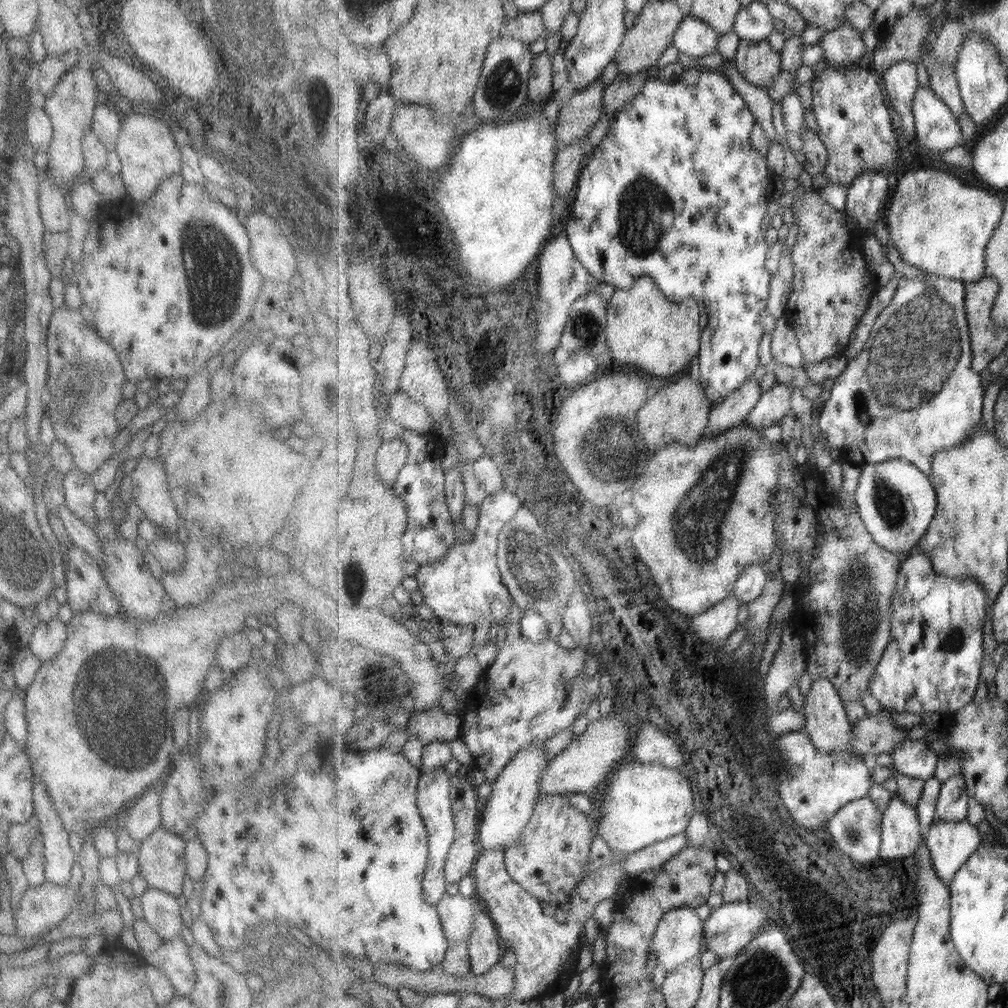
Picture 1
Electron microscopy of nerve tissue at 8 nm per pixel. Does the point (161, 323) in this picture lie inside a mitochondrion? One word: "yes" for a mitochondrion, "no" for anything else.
no

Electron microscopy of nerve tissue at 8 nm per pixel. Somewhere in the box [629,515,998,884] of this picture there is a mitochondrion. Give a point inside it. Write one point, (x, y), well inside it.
(858, 584)

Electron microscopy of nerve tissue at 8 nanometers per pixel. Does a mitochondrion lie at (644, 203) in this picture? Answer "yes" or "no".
yes

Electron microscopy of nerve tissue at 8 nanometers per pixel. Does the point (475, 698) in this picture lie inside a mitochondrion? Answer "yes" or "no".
no

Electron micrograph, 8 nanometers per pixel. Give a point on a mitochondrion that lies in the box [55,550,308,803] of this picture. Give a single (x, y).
(118, 696)

